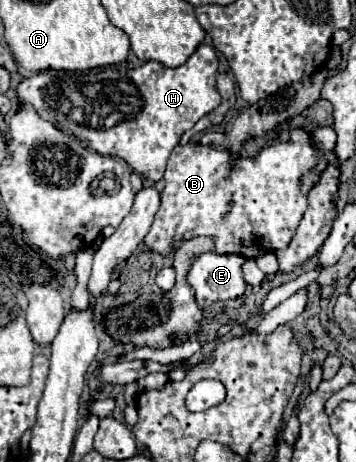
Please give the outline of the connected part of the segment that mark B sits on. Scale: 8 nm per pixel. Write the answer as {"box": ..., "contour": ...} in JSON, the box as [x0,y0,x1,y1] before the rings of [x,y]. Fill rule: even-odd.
{"box":[144,127,322,257],"contour":[[[306,127],[290,129],[288,141],[264,147],[256,157],[232,157],[226,149],[202,147],[194,141],[190,141],[188,145],[178,145],[166,165],[166,187],[162,191],[162,205],[156,213],[150,233],[144,239],[146,247],[160,255],[168,255],[172,243],[198,235],[208,235],[214,237],[216,251],[222,255],[262,257],[272,249],[286,249],[292,241],[296,225],[300,223],[308,207],[307,197],[302,193],[302,177],[320,165],[320,157],[322,153],[314,145],[312,133]]]}

